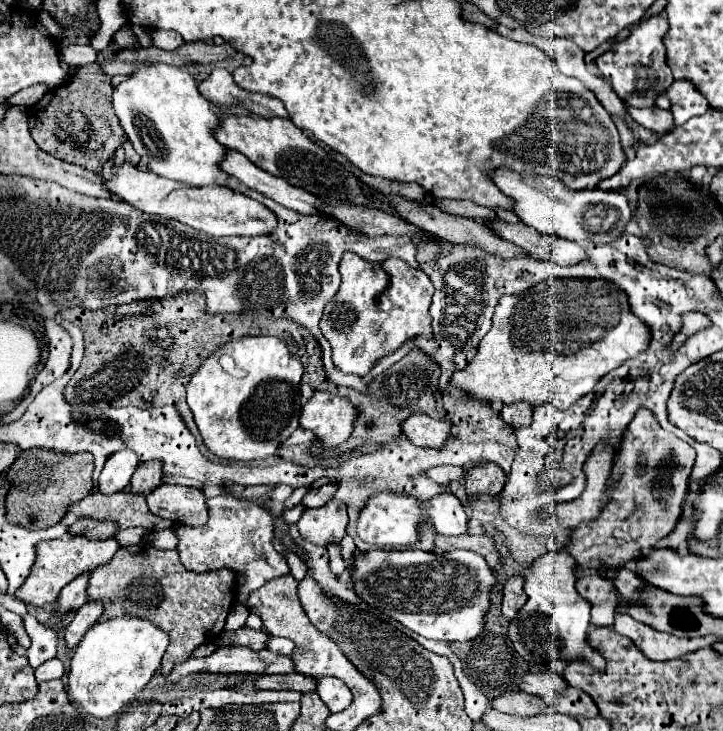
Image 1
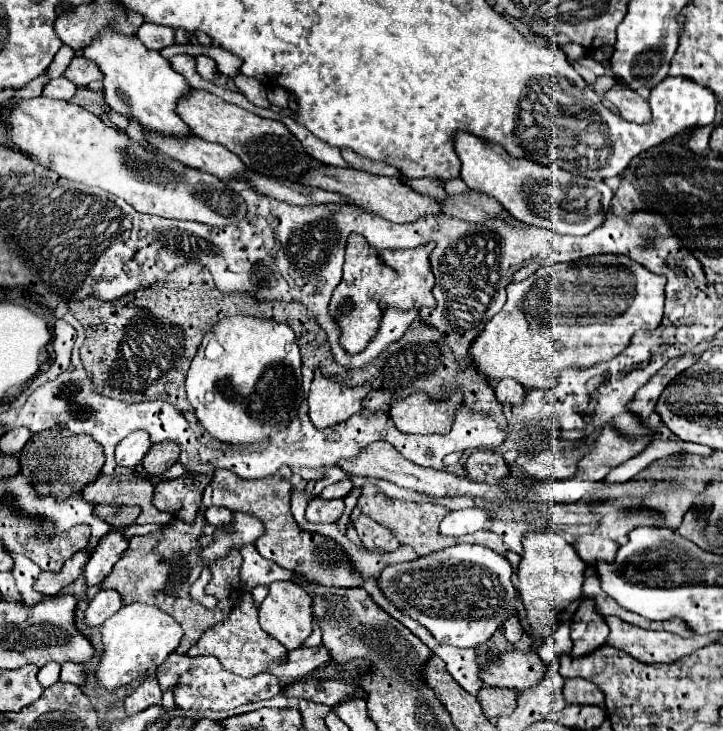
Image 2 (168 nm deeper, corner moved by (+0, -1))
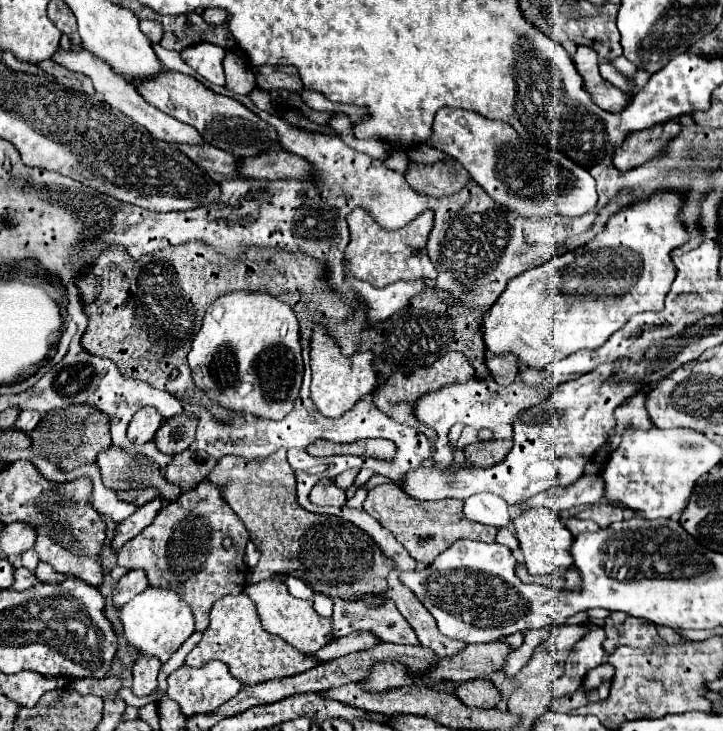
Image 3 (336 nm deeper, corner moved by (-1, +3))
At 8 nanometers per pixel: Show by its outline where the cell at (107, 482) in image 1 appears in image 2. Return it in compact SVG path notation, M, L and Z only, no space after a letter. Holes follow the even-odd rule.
M133 431L129 433L115 449L115 459L119 465L123 467L133 467L133 465L139 465L143 461L143 457L147 455L151 447L151 441L149 441L149 433L147 431Z

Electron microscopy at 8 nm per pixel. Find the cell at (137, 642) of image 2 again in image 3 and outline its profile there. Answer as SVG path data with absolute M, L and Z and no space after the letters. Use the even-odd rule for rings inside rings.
M148 587L130 603L120 607L120 621L124 627L126 643L138 653L158 657L162 663L166 663L170 655L194 633L194 617L190 607L168 589Z

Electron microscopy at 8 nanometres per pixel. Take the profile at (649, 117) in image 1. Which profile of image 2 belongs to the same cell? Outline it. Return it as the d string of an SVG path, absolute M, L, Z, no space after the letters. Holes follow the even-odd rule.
M613 85L607 93L605 93L605 99L615 107L615 111L627 119L627 121L633 121L633 123L647 123L651 119L651 111L649 111L649 105L647 101L635 93L633 89L629 89L627 85Z

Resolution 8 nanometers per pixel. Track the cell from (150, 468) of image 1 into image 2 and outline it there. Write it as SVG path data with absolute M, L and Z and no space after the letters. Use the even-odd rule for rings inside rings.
M163 441L163 443L157 443L157 445L151 445L149 453L145 455L143 459L143 469L149 473L149 475L155 475L159 477L165 469L169 469L173 463L177 463L179 459L179 445L175 441Z

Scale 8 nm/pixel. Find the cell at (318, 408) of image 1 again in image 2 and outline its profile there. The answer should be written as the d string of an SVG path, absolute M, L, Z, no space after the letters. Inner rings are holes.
M319 369L311 381L311 389L307 395L309 417L317 429L333 427L341 421L347 421L353 413L361 409L361 401L371 391L371 385L345 387L327 379Z

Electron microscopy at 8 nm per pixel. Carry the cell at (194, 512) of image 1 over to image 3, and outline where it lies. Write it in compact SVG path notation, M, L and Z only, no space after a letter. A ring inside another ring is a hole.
M186 449L178 455L174 455L172 463L166 467L166 481L180 487L182 491L194 489L200 481L206 479L206 475L214 469L216 461L202 451L202 455Z

